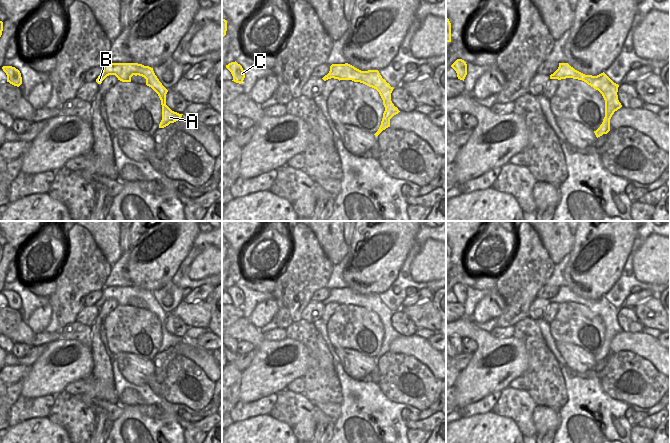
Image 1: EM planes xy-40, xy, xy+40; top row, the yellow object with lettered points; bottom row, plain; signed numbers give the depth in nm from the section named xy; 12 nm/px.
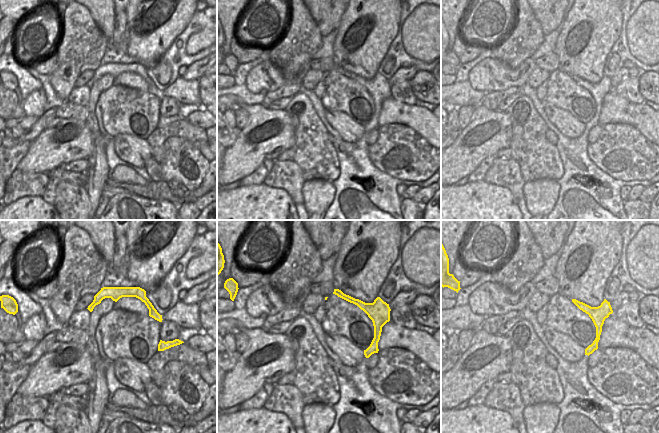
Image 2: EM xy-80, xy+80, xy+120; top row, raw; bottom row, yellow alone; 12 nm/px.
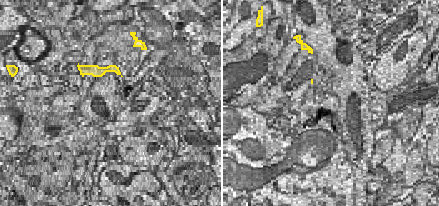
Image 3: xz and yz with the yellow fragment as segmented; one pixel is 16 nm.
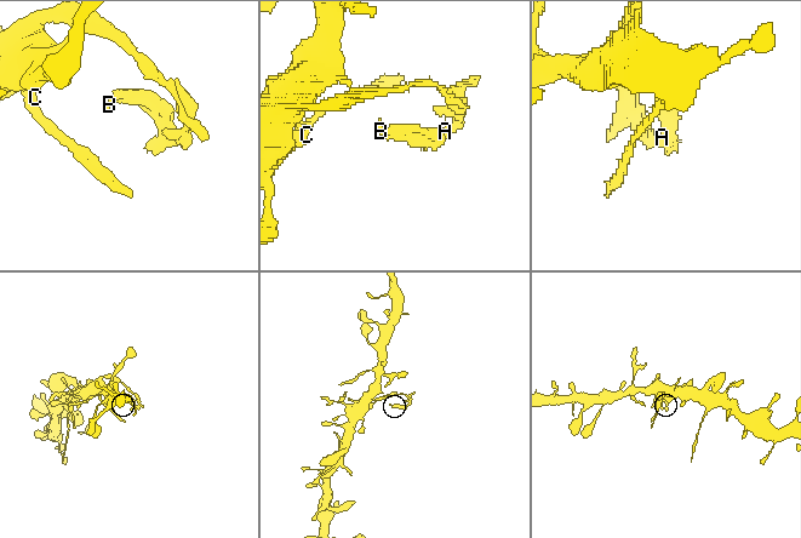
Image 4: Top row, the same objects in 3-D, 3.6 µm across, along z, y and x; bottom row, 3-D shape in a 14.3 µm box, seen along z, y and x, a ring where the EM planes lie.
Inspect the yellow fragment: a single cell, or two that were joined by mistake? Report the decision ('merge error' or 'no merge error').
no merge error

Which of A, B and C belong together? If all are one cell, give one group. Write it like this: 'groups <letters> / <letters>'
groups A B C

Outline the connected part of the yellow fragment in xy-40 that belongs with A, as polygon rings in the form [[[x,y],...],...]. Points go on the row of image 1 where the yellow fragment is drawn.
[[[108,63],[104,64],[102,67],[103,71],[96,79],[98,84],[101,84],[109,75],[115,75],[118,80],[122,82],[131,82],[131,77],[133,75],[139,75],[146,79],[146,85],[151,87],[161,100],[162,120],[159,124],[159,128],[164,128],[170,123],[178,121],[182,117],[183,114],[172,111],[166,105],[166,94],[168,90],[159,81],[153,68],[138,63]]]

